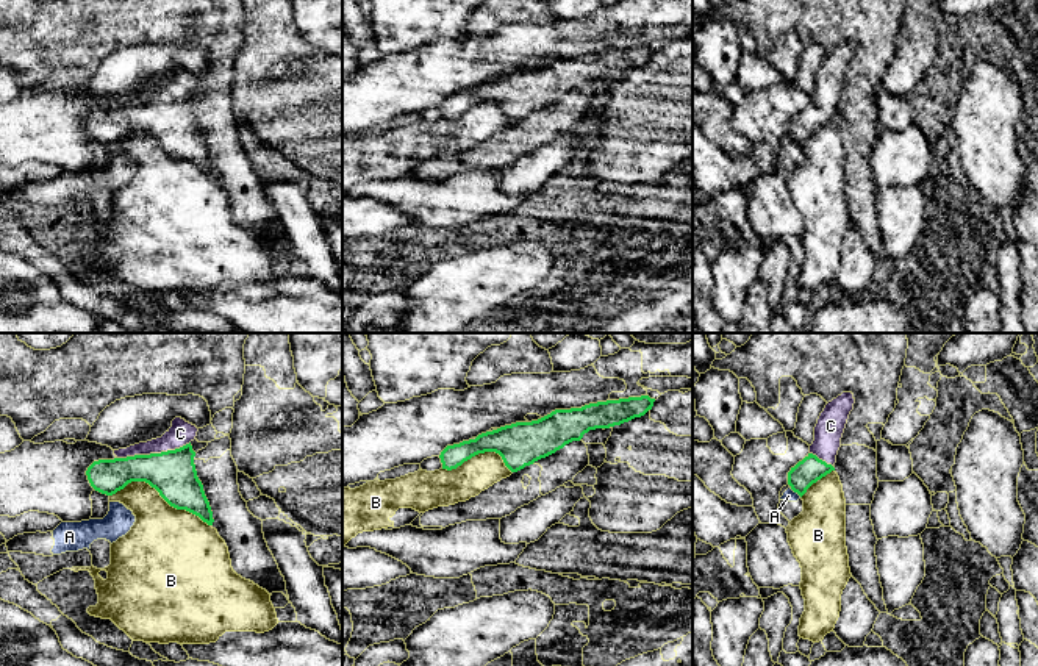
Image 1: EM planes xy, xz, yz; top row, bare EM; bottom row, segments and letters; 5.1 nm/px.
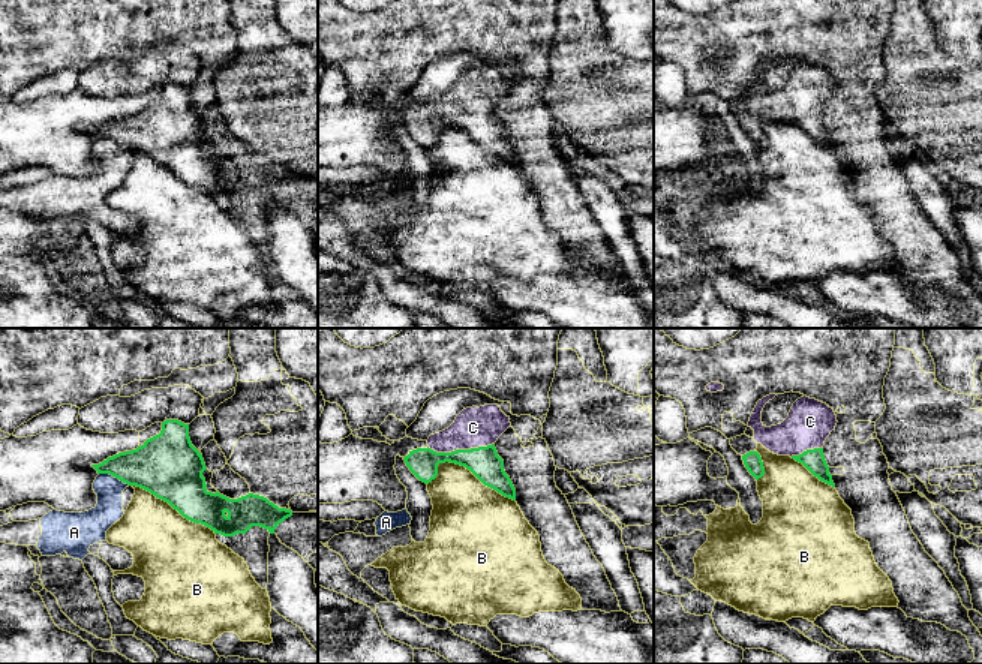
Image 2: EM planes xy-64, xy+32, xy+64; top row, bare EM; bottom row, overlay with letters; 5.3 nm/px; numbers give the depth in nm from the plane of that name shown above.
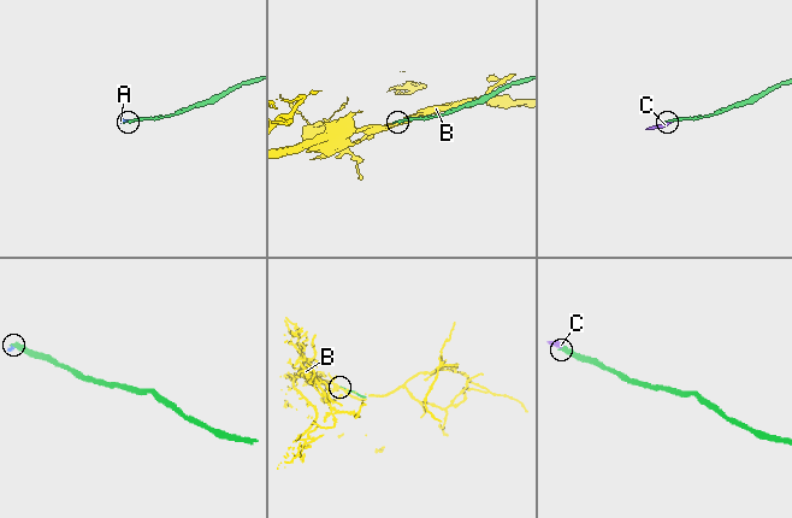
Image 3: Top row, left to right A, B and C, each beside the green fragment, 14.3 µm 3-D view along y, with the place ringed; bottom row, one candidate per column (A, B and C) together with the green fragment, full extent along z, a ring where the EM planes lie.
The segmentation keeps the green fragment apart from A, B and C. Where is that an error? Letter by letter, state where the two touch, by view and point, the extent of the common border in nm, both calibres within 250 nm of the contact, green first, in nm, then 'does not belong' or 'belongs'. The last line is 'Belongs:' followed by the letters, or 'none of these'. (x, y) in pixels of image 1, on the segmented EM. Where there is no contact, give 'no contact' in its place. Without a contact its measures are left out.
A: yz (796, 491) | 80 nm | 140/60 nm | does not belong
B: xy (160, 494) | 550 nm | 240/380 nm | does not belong
C: xy (153, 454) | 380 nm | 240/120 nm | belongs
Belongs: C

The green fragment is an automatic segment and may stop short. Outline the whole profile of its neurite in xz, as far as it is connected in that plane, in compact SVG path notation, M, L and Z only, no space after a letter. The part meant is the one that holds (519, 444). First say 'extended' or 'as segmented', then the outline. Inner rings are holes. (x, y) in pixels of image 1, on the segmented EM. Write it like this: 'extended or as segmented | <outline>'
as segmented | M649 396L607 400L505 425L475 439L447 446L439 455L442 469L452 471L478 453L496 452L511 472L517 472L566 444L580 441L589 430L610 428L644 416L653 402Z

